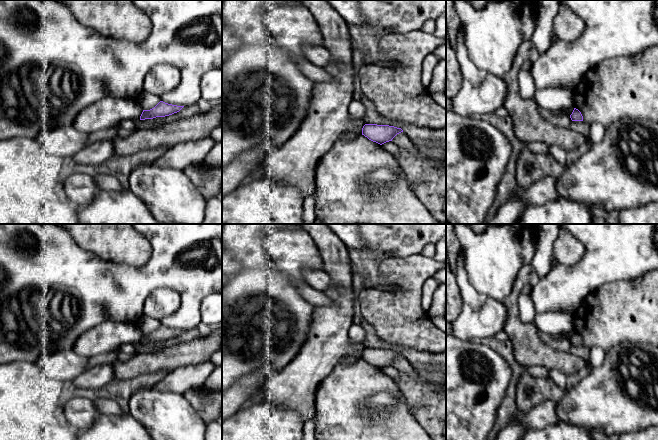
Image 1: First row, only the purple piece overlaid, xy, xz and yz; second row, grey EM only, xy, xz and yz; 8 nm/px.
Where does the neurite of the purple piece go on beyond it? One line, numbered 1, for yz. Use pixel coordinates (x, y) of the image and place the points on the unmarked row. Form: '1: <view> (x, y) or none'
1: none

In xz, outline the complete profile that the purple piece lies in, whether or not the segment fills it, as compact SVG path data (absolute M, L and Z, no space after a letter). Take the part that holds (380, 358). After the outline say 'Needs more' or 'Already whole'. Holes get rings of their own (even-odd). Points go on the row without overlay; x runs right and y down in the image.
M365 348L362 352L362 359L380 369L392 365L401 356L401 352L389 349Z. Already whole

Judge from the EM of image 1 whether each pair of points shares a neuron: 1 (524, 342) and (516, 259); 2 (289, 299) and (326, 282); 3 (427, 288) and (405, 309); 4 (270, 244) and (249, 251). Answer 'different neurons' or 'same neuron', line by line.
1: different neurons
2: different neurons
3: different neurons
4: different neurons

